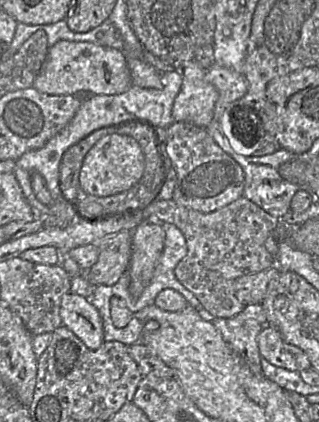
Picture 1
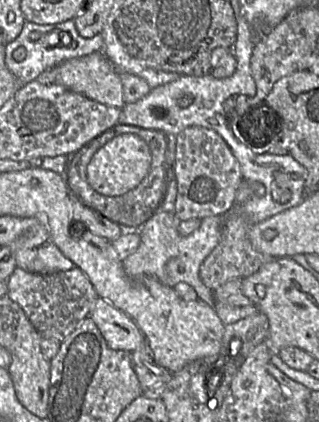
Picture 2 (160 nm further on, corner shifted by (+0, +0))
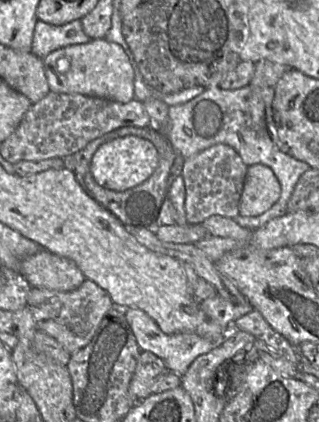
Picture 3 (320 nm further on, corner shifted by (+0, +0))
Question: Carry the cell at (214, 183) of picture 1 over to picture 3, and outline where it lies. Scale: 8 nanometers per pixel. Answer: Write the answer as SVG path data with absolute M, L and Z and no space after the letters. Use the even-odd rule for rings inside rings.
M225 144L213 145L185 159L182 176L186 190L185 212L187 222L200 224L214 215L232 219L238 216L247 169L248 166L239 154Z

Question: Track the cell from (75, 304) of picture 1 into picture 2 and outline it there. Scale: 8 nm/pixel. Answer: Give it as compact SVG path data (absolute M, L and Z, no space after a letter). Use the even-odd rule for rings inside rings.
M97 299L89 318L95 322L111 349L133 352L145 348L145 336L136 322L104 299Z

